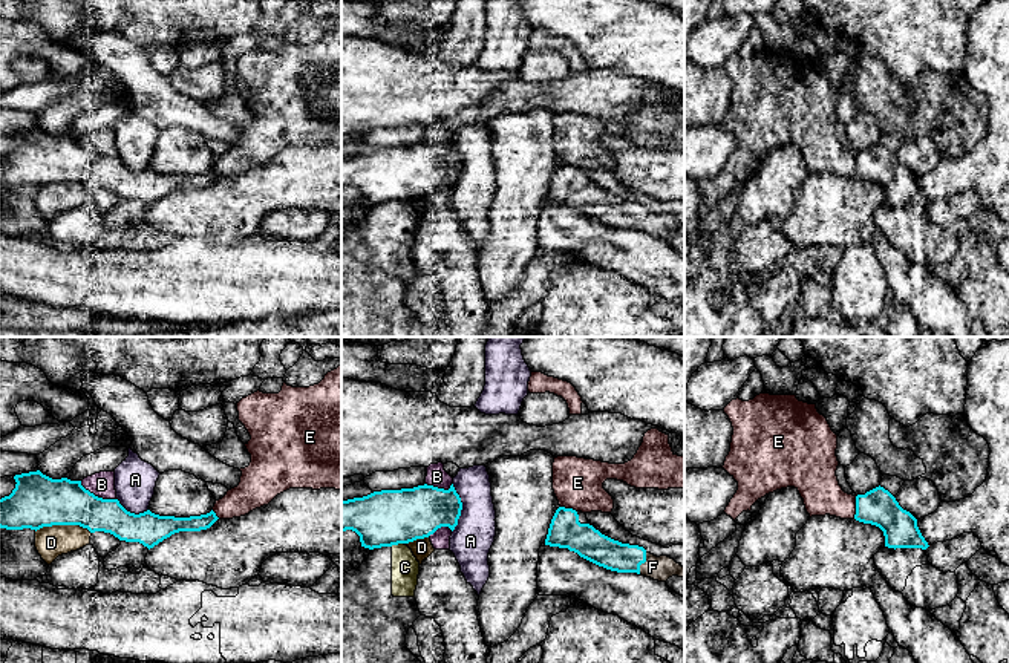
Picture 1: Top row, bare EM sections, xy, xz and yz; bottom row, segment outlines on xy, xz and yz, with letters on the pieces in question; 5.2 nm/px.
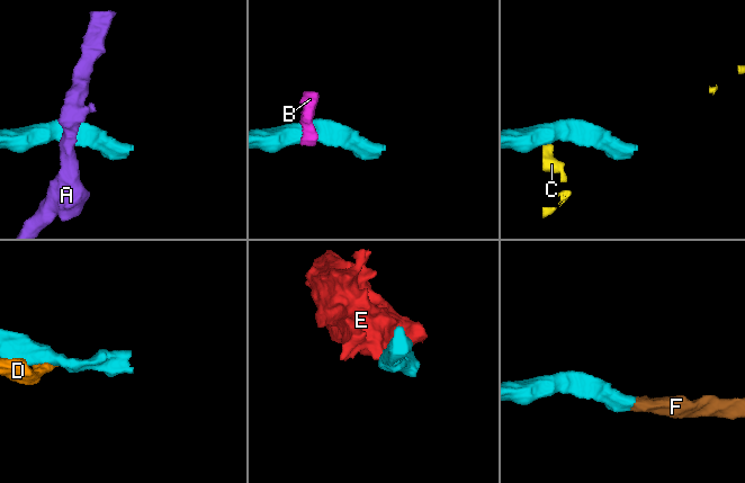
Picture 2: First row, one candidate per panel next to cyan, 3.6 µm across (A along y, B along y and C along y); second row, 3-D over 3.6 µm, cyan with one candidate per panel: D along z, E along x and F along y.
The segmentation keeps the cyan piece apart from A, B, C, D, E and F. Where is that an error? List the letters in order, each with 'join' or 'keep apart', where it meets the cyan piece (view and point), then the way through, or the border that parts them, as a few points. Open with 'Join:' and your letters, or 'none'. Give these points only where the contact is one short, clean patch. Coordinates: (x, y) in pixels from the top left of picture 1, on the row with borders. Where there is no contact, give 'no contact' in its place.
Join: F
A: keep apart | xz (461, 507) | along xz (452, 483), (461, 502), (461, 515), (452, 532)
B: keep apart | xy (97, 496)
C: keep apart | xz (397, 544)
D: keep apart | xy (63, 524)
E: keep apart | yz (856, 507) | along yz (856, 496), (856, 513), (853, 518)
F: join | xz (642, 562) | across xz (597, 548), (642, 562), (660, 568)

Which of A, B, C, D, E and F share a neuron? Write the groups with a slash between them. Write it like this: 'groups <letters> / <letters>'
groups A / B / C / D / E / F

